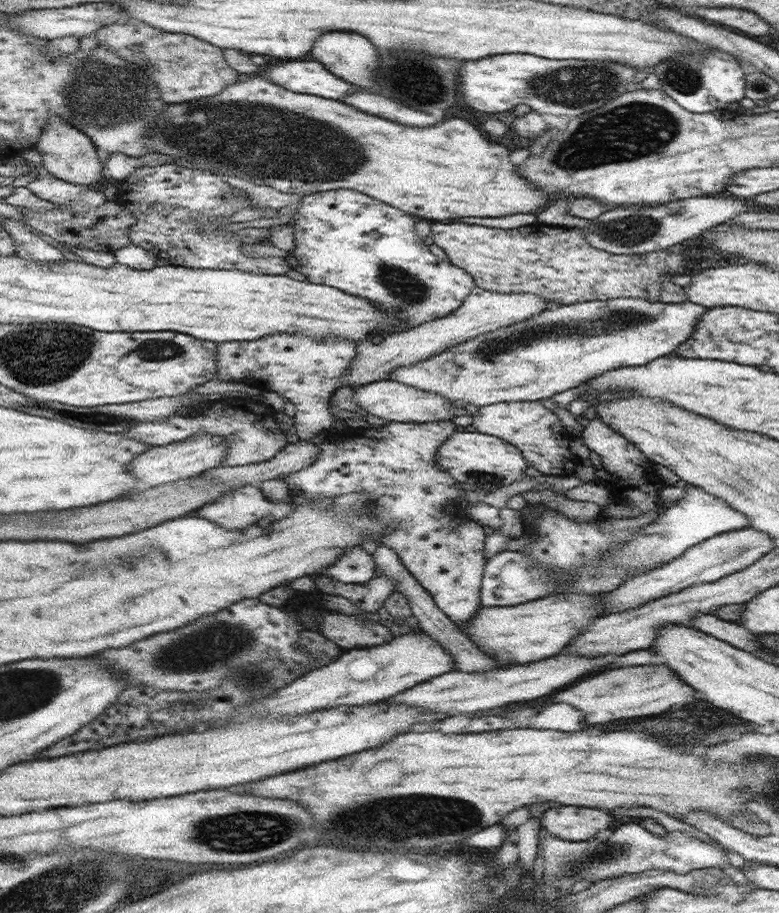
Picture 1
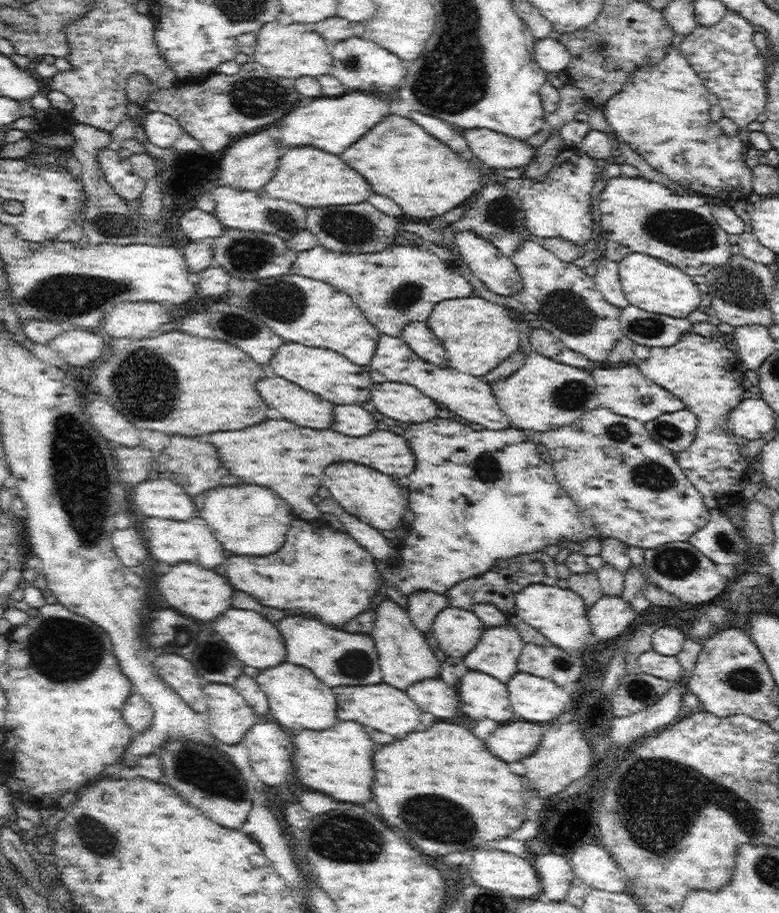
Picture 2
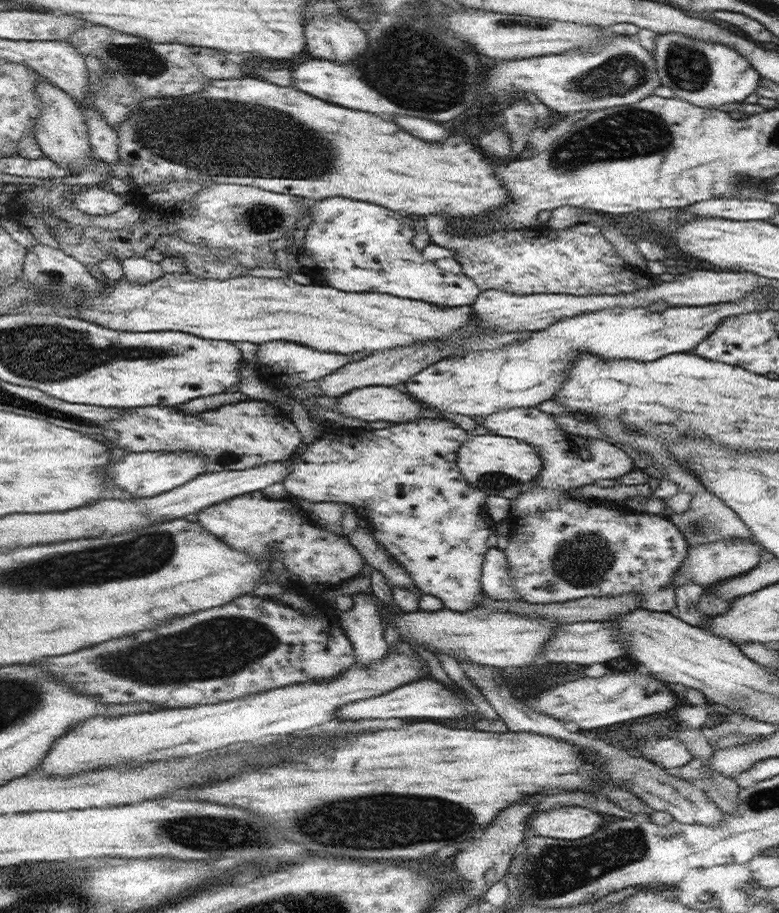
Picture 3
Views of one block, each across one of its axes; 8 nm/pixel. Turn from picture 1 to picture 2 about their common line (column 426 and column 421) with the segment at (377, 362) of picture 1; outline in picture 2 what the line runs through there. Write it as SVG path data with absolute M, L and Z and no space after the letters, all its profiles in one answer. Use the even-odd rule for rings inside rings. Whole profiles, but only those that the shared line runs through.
M412 322L404 327L400 336L410 349L436 366L448 367L449 360L446 358L445 348L442 341L432 332L427 322Z

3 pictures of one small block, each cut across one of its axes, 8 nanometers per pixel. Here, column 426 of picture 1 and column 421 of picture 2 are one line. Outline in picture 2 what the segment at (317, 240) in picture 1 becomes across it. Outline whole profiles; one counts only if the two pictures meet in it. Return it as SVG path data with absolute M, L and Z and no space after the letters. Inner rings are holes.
M320 244L310 250L297 252L296 260L292 264L291 272L300 276L327 282L340 292L348 294L355 305L364 313L365 318L378 329L379 333L400 337L404 327L412 322L427 322L434 306L442 300L450 298L466 298L473 288L466 278L456 269L448 267L448 261L425 249L422 245L416 247L395 244L370 254L346 254L332 252Z

